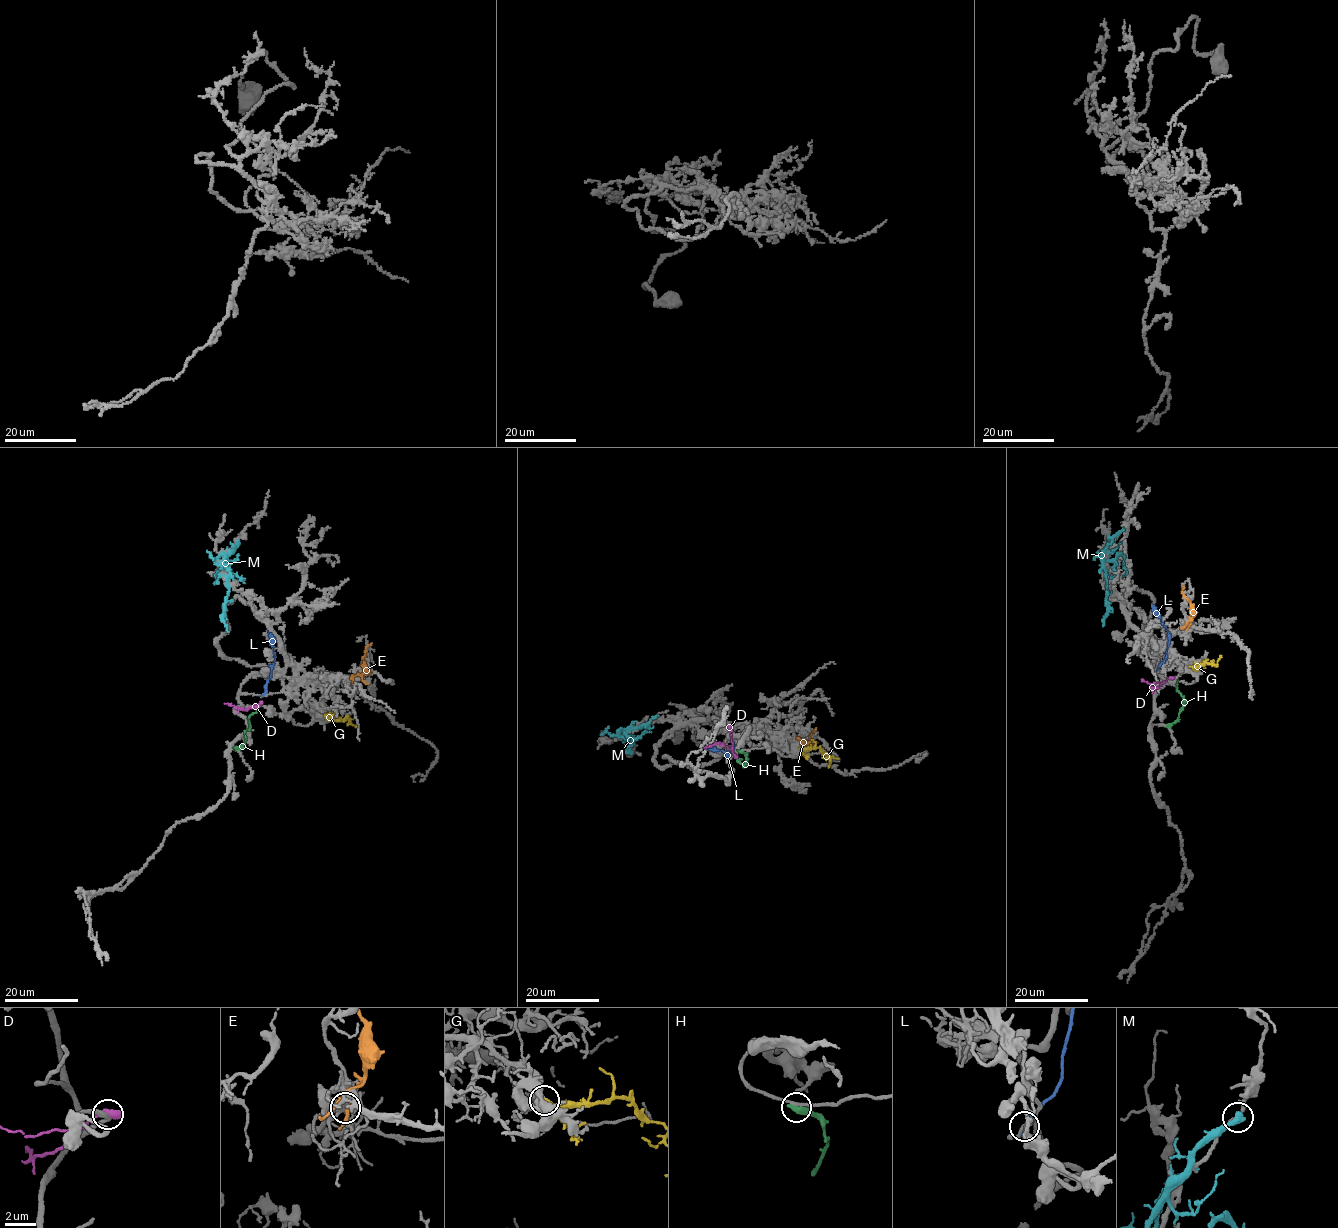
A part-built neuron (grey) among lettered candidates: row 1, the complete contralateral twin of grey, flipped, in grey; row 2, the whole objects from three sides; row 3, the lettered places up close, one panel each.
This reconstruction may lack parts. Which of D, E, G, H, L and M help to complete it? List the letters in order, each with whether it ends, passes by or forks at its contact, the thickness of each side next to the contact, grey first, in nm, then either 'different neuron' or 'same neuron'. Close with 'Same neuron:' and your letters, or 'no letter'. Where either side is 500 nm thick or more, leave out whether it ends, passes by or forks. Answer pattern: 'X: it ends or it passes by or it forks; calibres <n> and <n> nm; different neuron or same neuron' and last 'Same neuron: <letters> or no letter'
D: calibres 320 and 550 nm; different neuron
E: it passes by; calibres 400 and 480 nm; different neuron
G: it ends; calibres 320 and 360 nm; same neuron
H: calibres 200 and 600 nm; different neuron
L: it ends; calibres 200 and 240 nm; different neuron
M: it ends; calibres 240 and 480 nm; different neuron
Same neuron: G

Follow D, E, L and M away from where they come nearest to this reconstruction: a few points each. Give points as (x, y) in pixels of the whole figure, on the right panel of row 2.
D: (1170, 678), (1157, 688), (1151, 687)
E: (1187, 625), (1191, 619), (1191, 604), (1182, 592), (1183, 586)
L: (1157, 668), (1165, 658), (1168, 632), (1151, 605)
M: (1124, 529), (1114, 537), (1102, 558), (1107, 582), (1107, 613), (1104, 625)

